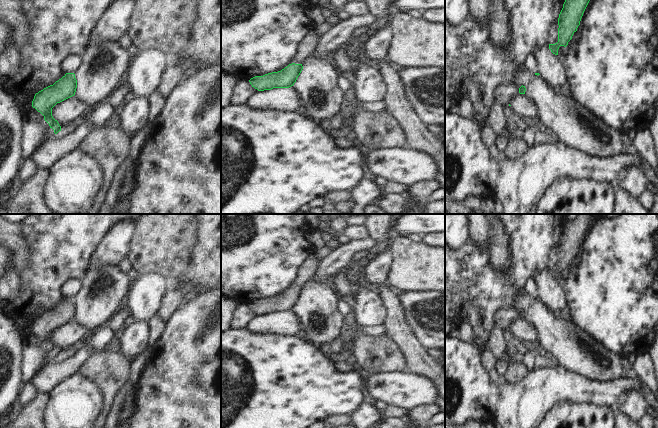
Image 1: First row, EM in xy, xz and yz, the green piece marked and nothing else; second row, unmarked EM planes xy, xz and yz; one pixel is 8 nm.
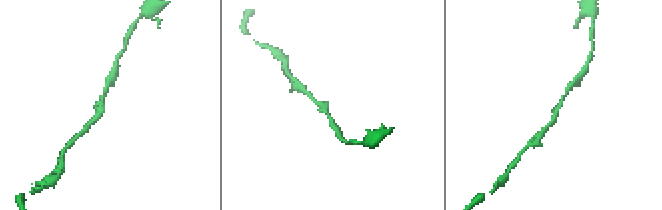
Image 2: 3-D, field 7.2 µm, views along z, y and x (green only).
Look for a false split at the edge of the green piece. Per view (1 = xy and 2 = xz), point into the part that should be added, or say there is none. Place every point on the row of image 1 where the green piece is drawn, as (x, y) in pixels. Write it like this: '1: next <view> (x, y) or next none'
1: next none
2: next xz (308, 46)

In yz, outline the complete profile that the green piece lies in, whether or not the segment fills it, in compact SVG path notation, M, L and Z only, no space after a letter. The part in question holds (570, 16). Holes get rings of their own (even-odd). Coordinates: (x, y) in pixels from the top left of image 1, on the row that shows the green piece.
M565 0L558 18L558 42L549 44L549 49L558 55L560 46L566 47L580 25L583 13L590 0Z

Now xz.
M312 32L302 41L299 52L294 57L292 64L289 64L278 72L255 76L249 80L250 84L258 91L271 90L273 88L289 88L293 86L303 69L302 63L313 56L321 39L322 37Z

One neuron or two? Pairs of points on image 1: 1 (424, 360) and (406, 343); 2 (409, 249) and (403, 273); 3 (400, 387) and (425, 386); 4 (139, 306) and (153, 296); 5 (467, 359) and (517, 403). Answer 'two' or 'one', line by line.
1: one
2: one
3: one
4: one
5: one

